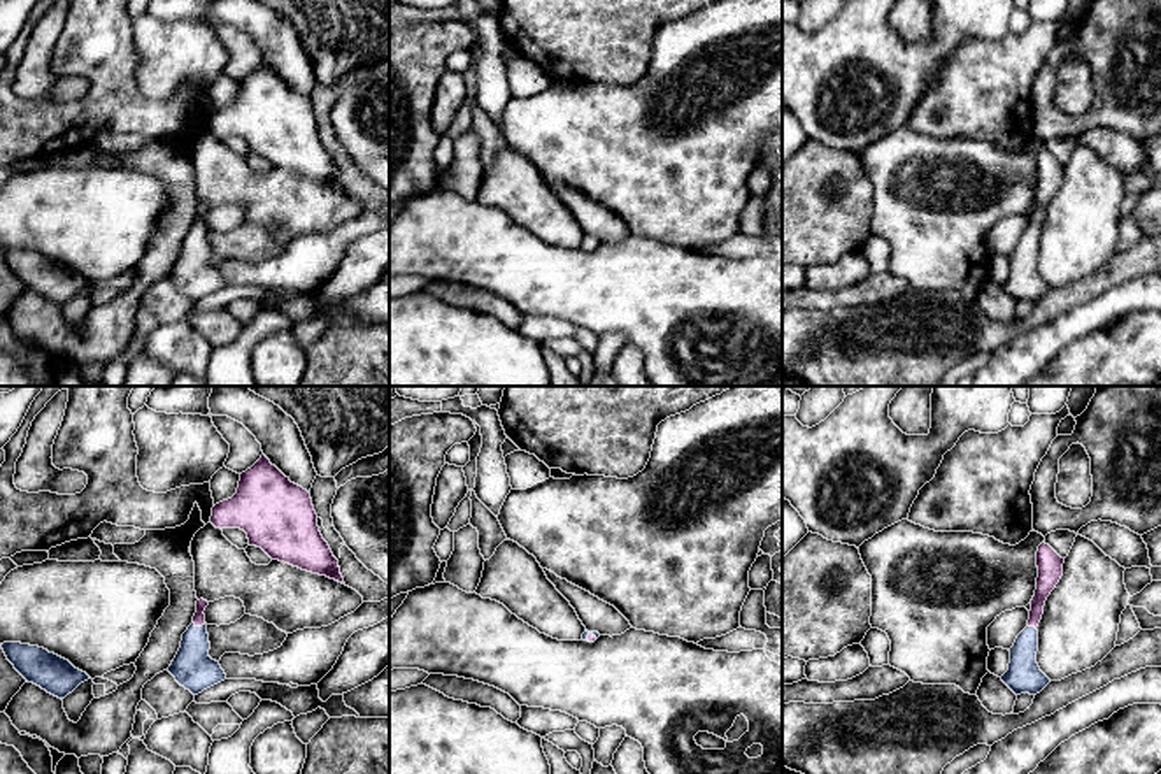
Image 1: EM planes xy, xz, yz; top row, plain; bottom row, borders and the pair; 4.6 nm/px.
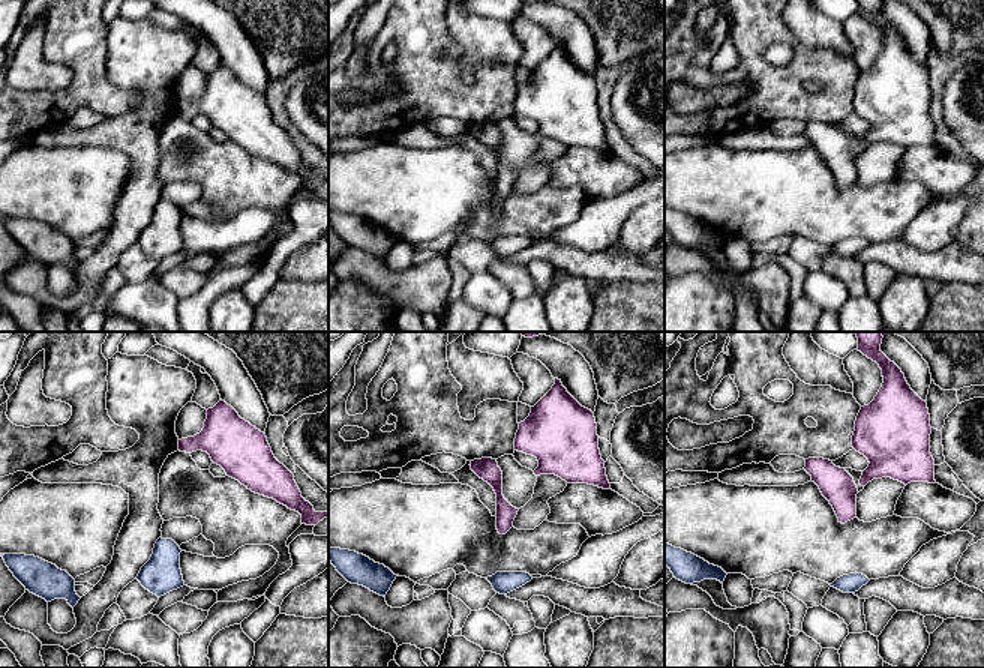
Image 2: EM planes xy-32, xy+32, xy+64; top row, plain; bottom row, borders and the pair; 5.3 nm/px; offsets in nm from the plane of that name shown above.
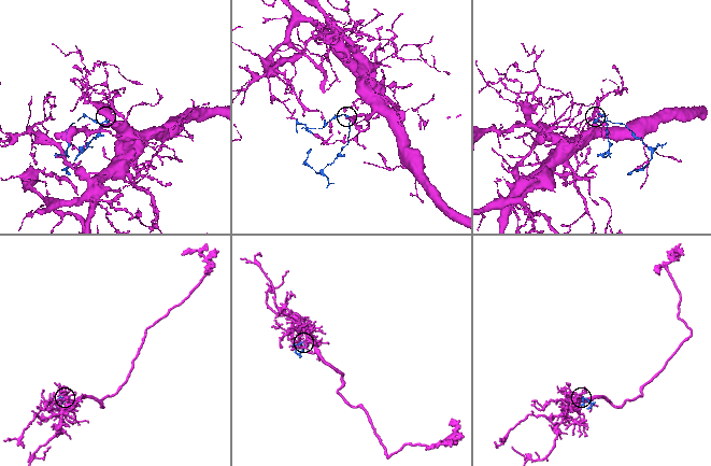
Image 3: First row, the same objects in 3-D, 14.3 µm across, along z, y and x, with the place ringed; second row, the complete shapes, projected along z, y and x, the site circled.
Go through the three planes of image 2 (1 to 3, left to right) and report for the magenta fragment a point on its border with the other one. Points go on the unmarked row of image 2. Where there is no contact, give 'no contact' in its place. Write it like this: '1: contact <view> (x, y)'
1: no contact
2: no contact
3: no contact

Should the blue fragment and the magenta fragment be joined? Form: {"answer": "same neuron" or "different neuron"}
{"answer": "same neuron"}

